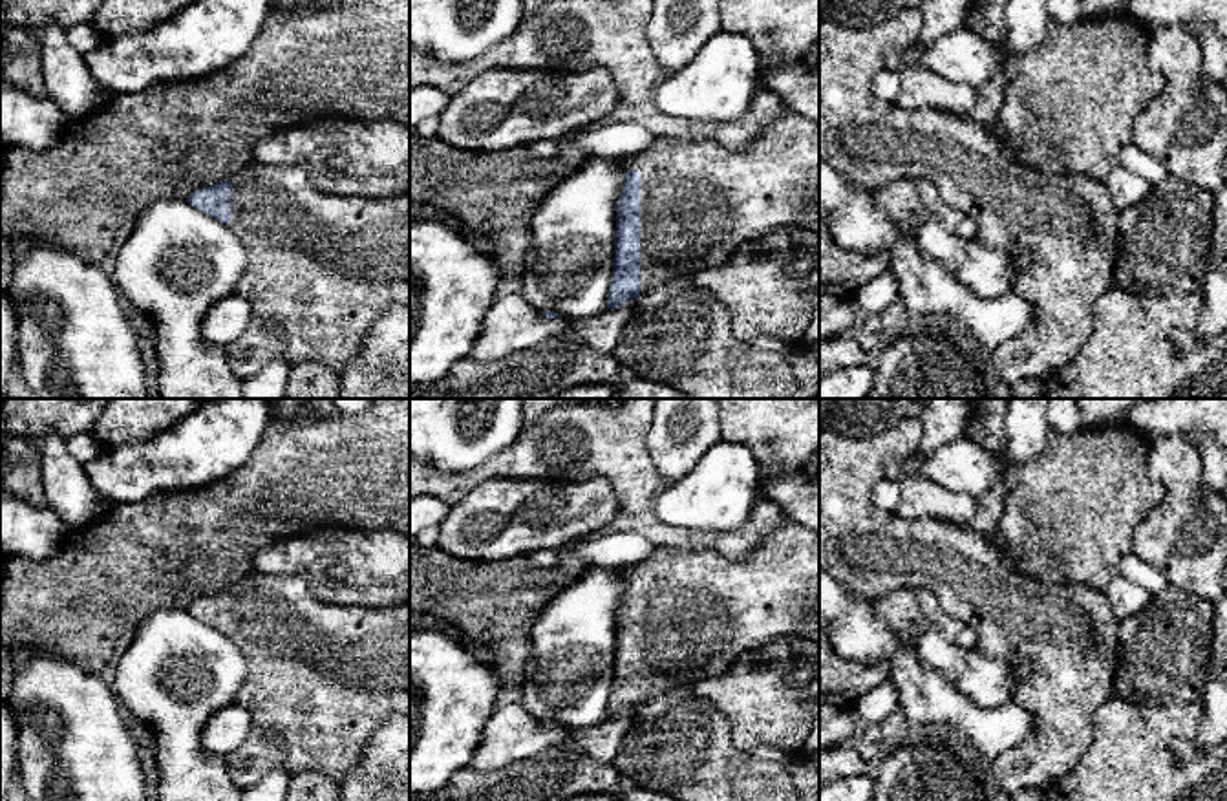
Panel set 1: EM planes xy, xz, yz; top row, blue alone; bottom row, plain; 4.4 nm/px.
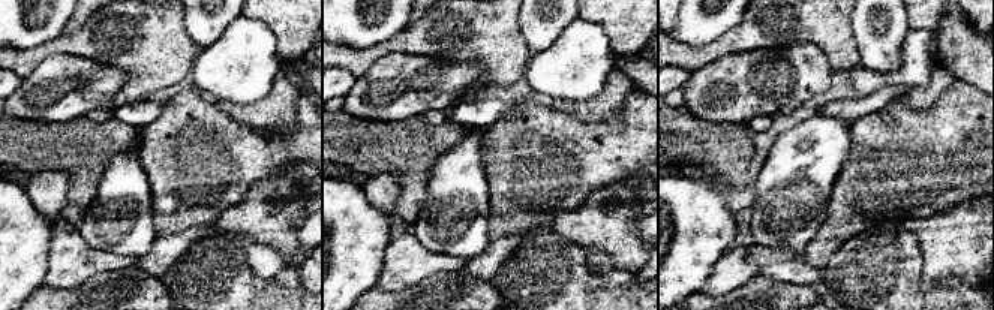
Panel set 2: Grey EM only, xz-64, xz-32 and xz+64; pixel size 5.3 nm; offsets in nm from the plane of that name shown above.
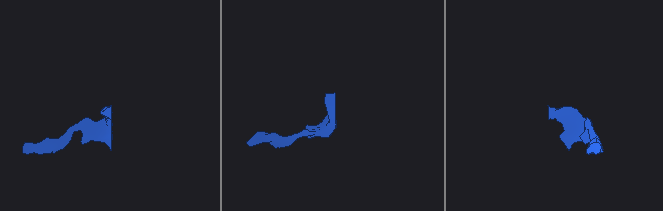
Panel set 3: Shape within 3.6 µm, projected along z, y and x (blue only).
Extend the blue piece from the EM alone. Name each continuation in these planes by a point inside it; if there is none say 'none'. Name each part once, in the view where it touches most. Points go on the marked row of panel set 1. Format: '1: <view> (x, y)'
1: xz (699, 202)

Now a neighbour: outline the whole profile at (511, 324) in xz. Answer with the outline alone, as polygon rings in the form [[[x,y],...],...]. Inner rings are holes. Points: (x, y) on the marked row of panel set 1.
[[[510,293],[496,298],[486,311],[470,357],[479,362],[501,360],[558,336],[572,326],[572,318],[547,318],[528,304],[523,293]]]

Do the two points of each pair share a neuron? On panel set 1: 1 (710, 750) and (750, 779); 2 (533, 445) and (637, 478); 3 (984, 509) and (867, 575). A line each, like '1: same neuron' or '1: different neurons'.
1: same neuron
2: same neuron
3: different neurons

